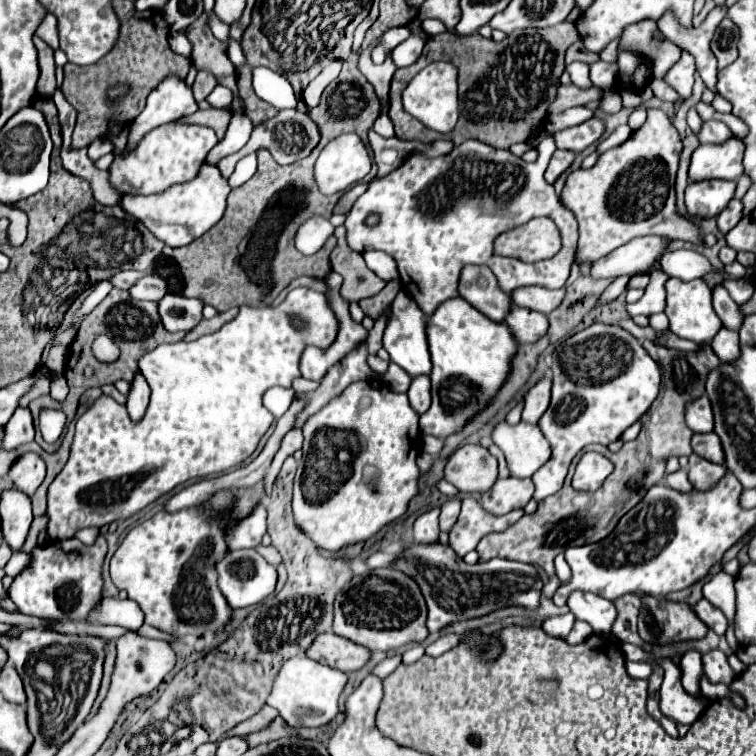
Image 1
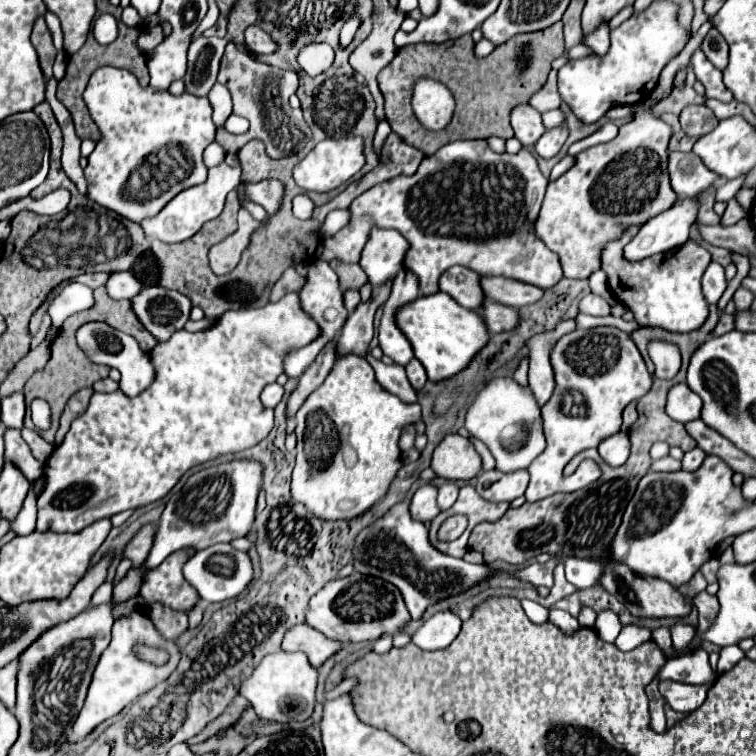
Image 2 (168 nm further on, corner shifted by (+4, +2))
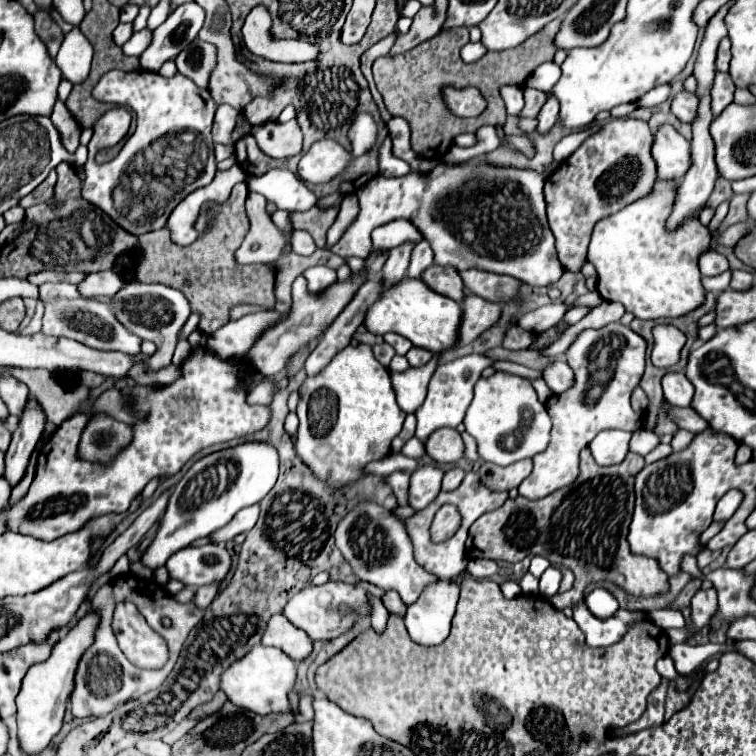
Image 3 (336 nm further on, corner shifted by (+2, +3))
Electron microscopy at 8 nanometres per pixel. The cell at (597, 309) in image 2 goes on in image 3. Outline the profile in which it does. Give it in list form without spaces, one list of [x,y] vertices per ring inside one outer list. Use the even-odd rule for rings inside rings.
[[[575,307],[575,309],[571,309],[571,311],[567,311],[565,315],[563,315],[563,319],[559,321],[559,325],[573,325],[573,323],[577,323],[581,317],[585,317],[587,315],[587,307]]]

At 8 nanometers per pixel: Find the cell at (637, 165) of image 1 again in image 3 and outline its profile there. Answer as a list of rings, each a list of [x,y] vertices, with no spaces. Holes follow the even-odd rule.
[[[609,119],[565,159],[545,183],[549,227],[557,239],[559,261],[567,271],[579,271],[587,259],[587,245],[595,223],[653,189],[657,167],[651,159],[653,131],[639,119]]]

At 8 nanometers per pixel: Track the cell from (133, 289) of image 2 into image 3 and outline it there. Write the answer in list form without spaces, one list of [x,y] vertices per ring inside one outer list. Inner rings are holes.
[[[99,271],[89,273],[85,279],[77,285],[79,293],[83,297],[111,297],[123,287],[123,279],[115,271]]]

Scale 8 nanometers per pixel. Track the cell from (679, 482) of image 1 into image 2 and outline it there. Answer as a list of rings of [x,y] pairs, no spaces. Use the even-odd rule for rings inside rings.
[[[665,456],[661,460],[655,460],[651,464],[651,470],[653,472],[677,472],[677,470],[681,470],[681,462],[673,460],[671,456]]]

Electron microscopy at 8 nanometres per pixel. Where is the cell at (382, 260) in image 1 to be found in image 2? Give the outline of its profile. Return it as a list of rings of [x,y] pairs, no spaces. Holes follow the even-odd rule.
[[[373,228],[359,262],[369,276],[369,282],[373,286],[379,286],[395,280],[395,272],[403,268],[403,254],[407,248],[407,240],[397,230]]]

